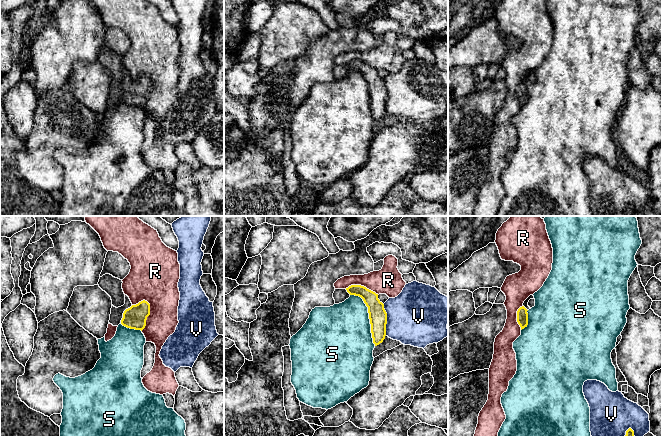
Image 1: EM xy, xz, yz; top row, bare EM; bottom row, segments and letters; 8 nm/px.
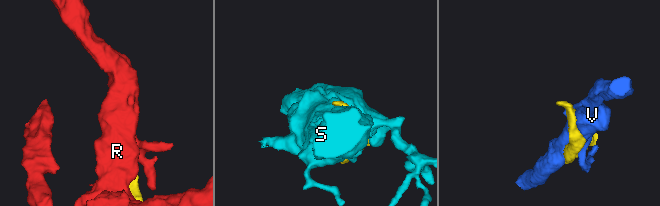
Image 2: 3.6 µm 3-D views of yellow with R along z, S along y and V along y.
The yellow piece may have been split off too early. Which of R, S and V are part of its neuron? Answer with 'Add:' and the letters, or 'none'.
Add: none

